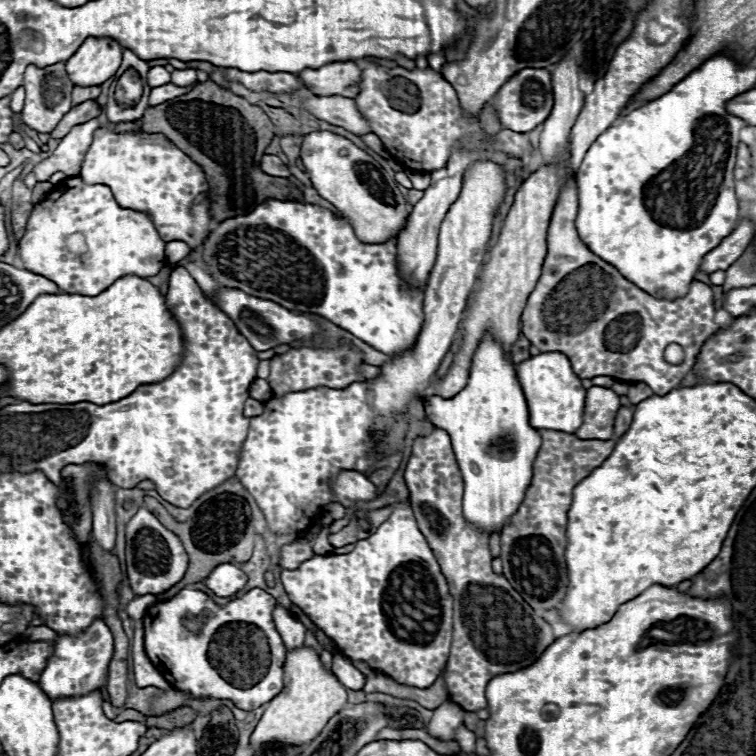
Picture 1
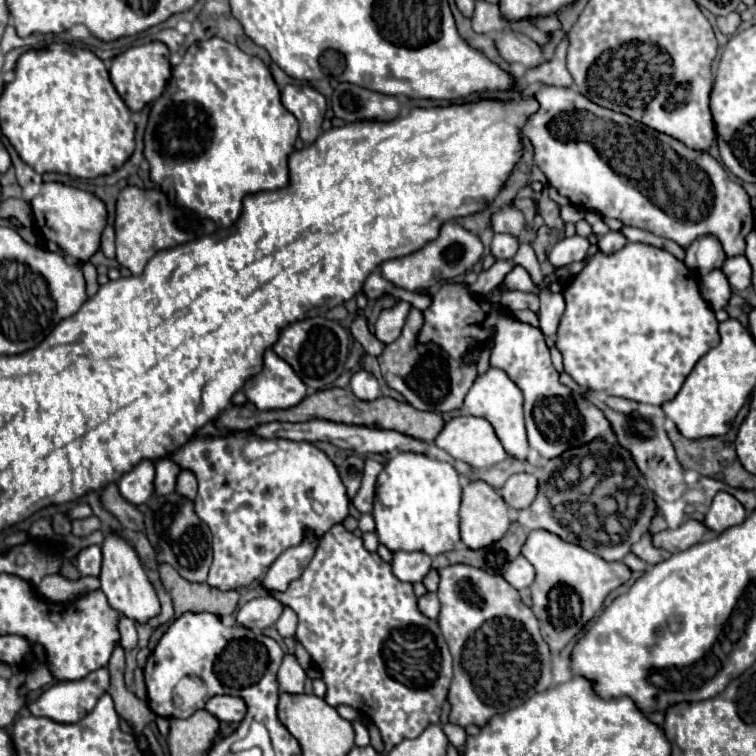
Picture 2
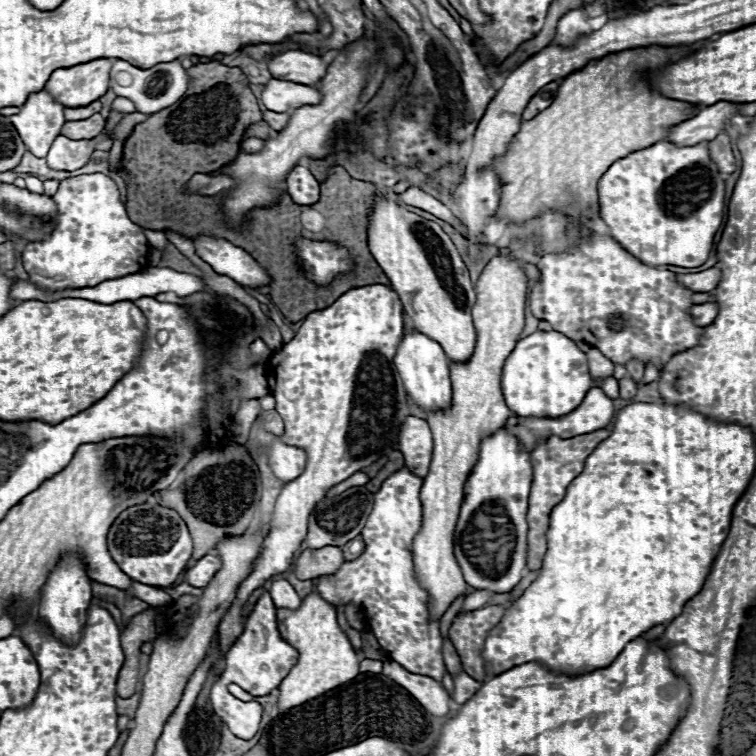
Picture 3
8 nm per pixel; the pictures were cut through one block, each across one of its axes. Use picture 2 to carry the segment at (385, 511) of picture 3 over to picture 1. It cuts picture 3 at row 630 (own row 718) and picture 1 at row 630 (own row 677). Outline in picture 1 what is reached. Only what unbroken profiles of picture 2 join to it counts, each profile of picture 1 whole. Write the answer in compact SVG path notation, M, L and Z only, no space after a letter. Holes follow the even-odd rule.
M396 504L392 516L350 554L314 554L296 570L282 570L280 580L290 600L340 648L350 660L366 662L402 686L428 688L446 666L452 644L452 596L446 578L428 548L412 508Z

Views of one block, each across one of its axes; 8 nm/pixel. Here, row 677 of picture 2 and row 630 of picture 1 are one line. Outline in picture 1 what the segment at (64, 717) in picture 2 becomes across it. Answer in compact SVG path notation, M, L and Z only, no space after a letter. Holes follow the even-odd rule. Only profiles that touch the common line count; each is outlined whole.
M96 620L86 632L80 636L60 636L54 644L54 654L48 660L46 670L40 676L40 690L54 702L56 698L74 698L90 694L92 690L100 690L104 686L108 674L108 662L114 652L114 642L108 626L102 620ZM84 682L84 684L82 684Z

